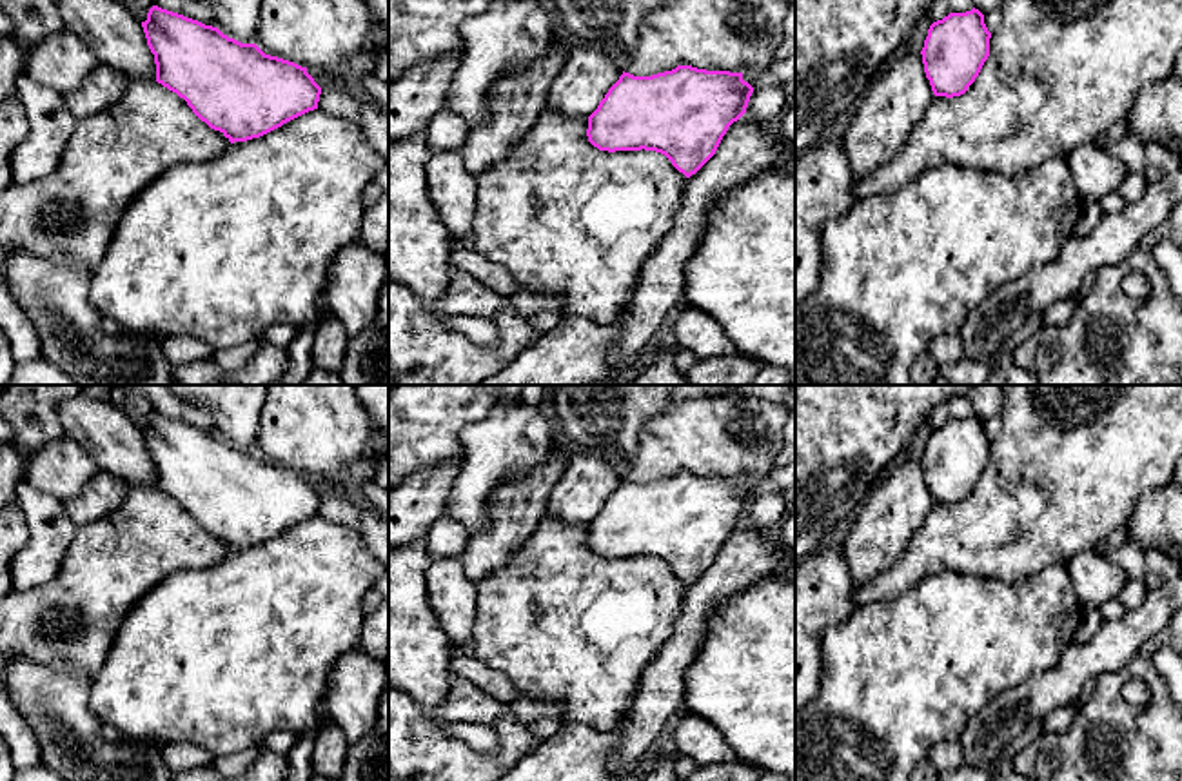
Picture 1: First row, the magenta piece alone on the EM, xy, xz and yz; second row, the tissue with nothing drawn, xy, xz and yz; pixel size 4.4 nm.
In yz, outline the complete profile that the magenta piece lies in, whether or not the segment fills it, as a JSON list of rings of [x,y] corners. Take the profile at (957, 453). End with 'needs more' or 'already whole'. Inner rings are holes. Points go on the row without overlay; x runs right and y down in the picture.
[[[979,416],[950,420],[930,432],[921,458],[935,503],[960,503],[990,463],[991,440]]]; already whole

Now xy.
[[[158,412],[149,416],[142,434],[154,461],[156,489],[183,505],[202,529],[231,550],[260,545],[318,516],[321,494],[307,474],[265,461],[256,450],[241,450],[218,434]]]; already whole

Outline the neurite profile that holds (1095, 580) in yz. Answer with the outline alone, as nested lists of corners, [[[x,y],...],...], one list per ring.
[[[1089,550],[1068,561],[1073,588],[1082,605],[1100,607],[1117,599],[1128,583],[1128,574],[1100,552]]]

